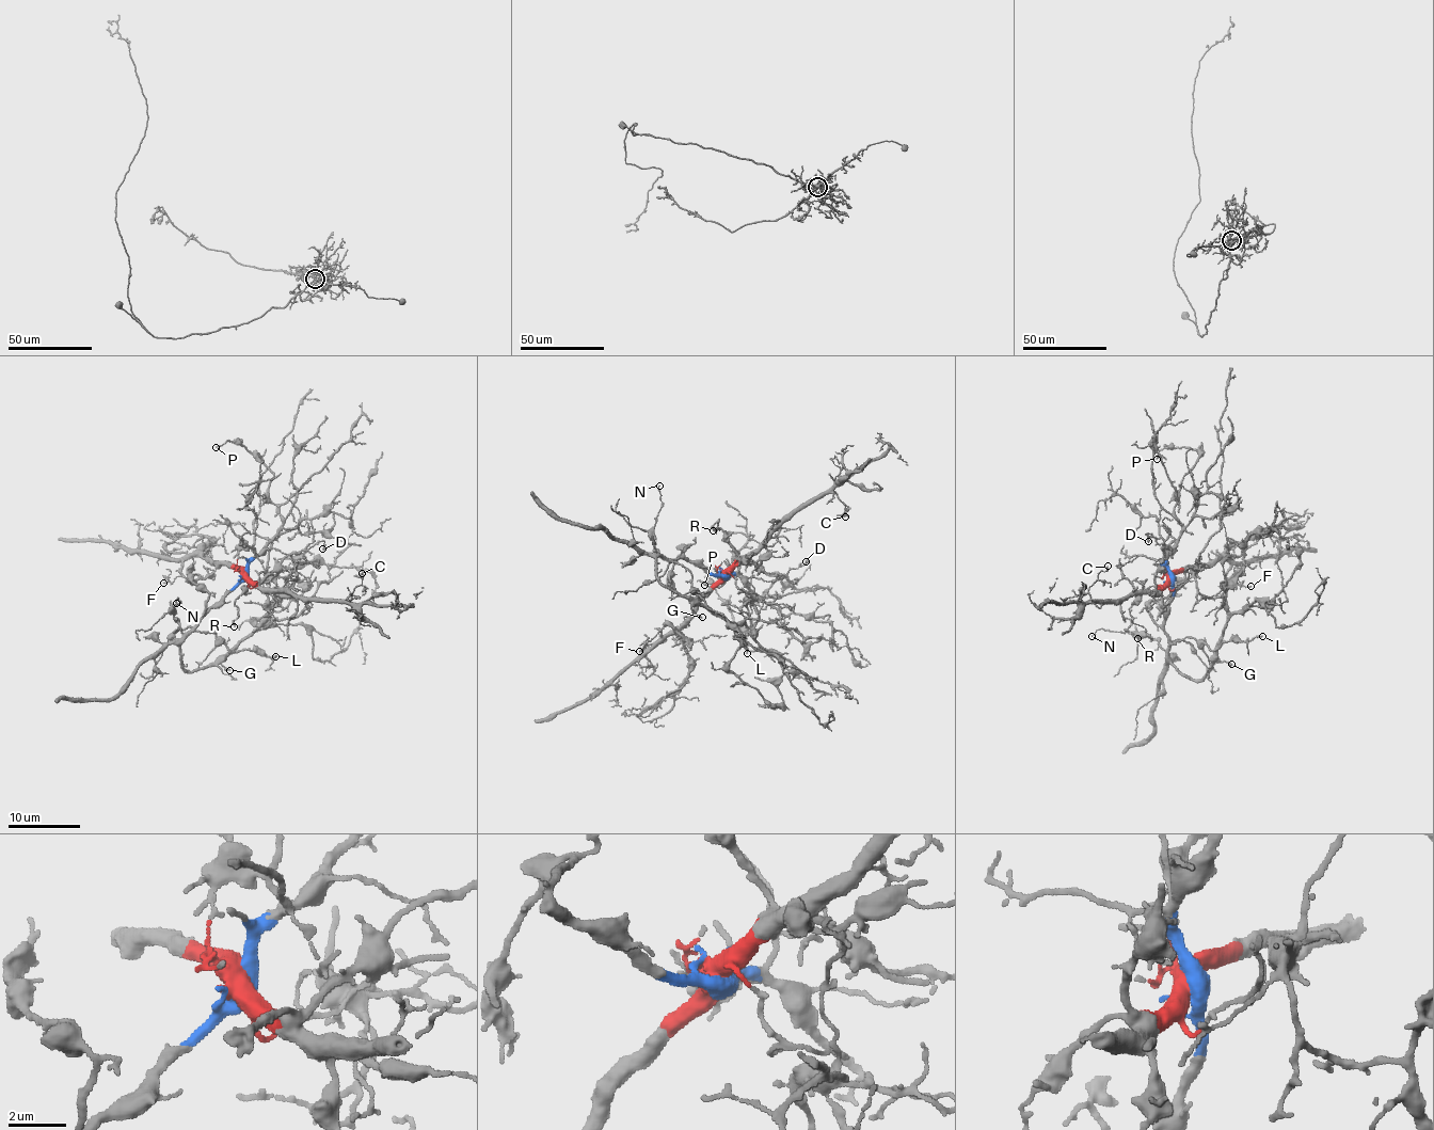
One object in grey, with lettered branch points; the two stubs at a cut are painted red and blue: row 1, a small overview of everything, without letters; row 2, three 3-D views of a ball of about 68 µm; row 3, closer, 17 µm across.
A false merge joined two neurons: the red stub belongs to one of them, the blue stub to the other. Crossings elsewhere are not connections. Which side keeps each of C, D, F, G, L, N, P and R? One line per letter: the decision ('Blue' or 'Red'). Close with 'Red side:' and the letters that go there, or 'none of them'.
C: Red
D: Red
F: Red
G: Blue
L: Blue
N: Blue
P: Blue
R: Red
Red side: C, D, F, R

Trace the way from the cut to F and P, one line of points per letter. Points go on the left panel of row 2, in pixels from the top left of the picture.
F: (244, 575), (226, 564), (214, 566), (200, 554), (189, 556), (180, 575), (163, 582)
P: (244, 575), (247, 566), (283, 523), (283, 515), (269, 497), (271, 473), (241, 444), (228, 440), (216, 447)

